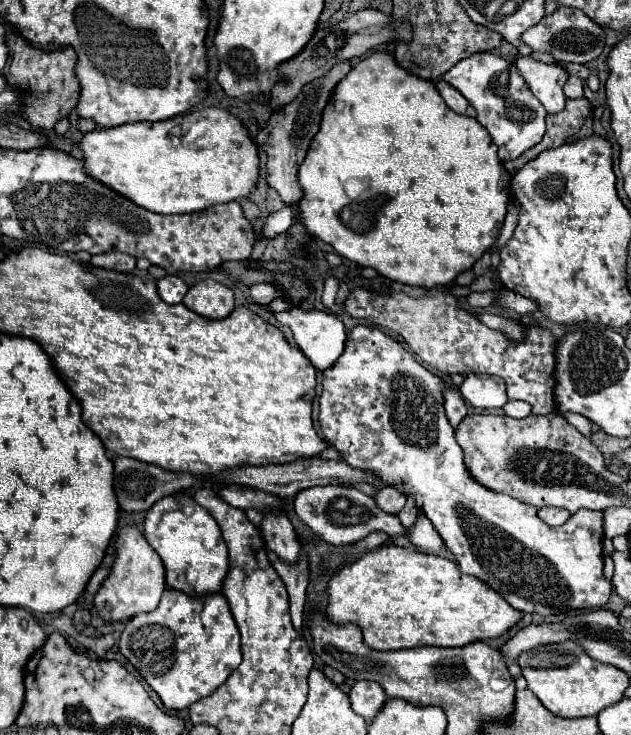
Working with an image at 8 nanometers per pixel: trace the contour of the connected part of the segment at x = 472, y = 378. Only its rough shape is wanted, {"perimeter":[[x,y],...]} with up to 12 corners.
{"perimeter":[[468,375],[460,393],[474,407],[504,407],[504,381]]}

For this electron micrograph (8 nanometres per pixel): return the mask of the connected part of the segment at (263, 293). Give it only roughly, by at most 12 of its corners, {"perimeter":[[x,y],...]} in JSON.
{"perimeter":[[268,283],[250,287],[252,301],[268,305],[280,297],[278,289]]}

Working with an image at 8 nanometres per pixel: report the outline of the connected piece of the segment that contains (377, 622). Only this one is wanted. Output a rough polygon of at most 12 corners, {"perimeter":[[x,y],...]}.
{"perimeter":[[384,545],[328,581],[376,651],[500,637],[522,613],[456,561]]}

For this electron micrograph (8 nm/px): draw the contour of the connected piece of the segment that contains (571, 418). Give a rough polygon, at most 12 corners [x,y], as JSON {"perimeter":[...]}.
{"perimeter":[[563,413],[564,418],[590,438],[593,424],[577,413]]}

